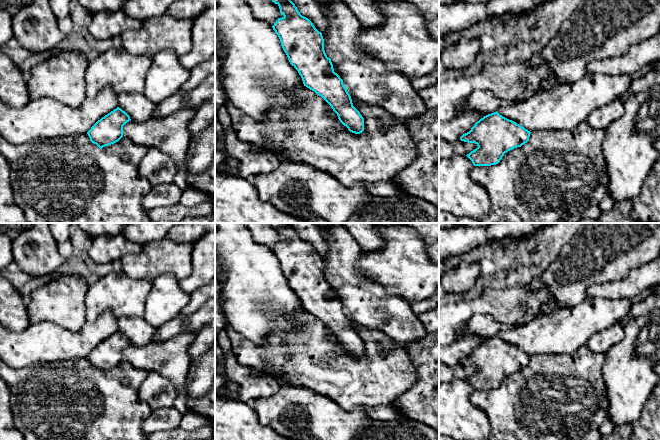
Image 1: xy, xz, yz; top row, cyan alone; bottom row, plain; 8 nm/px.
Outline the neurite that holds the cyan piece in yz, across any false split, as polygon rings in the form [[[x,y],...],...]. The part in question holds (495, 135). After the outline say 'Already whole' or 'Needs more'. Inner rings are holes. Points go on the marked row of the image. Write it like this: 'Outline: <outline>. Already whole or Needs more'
Outline: [[[496,111],[477,121],[460,140],[478,146],[466,155],[474,166],[491,166],[498,164],[508,151],[527,143],[530,134],[530,131]]]. Already whole

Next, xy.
Outline: [[[117,107],[100,120],[87,132],[90,141],[100,149],[118,142],[123,137],[123,126],[131,121],[130,116]]]. Already whole

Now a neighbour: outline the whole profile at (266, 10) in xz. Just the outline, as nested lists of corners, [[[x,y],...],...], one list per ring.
[[[243,0],[251,9],[253,17],[262,20],[269,25],[273,26],[274,23],[280,18],[280,9],[278,4],[272,0]]]

